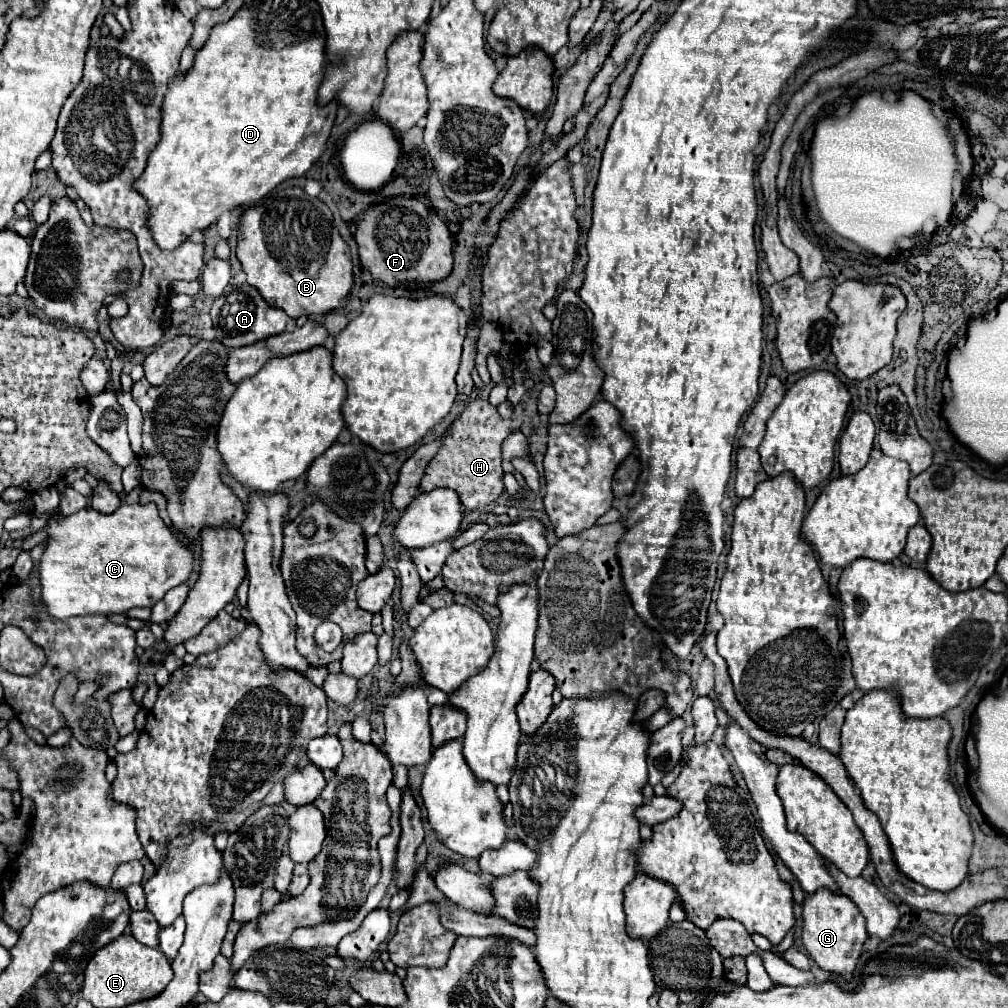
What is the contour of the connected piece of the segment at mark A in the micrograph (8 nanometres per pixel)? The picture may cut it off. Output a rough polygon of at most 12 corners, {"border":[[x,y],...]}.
{"border":[[249,283],[213,301],[217,339],[243,347],[293,331]]}

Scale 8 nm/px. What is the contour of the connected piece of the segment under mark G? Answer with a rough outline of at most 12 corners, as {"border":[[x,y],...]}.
{"border":[[805,893],[801,943],[825,971],[851,975],[869,937],[857,905]]}

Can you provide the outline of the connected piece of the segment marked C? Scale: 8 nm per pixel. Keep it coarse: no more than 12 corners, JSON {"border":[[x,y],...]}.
{"border":[[155,503],[51,521],[49,615],[153,607],[195,551]]}

